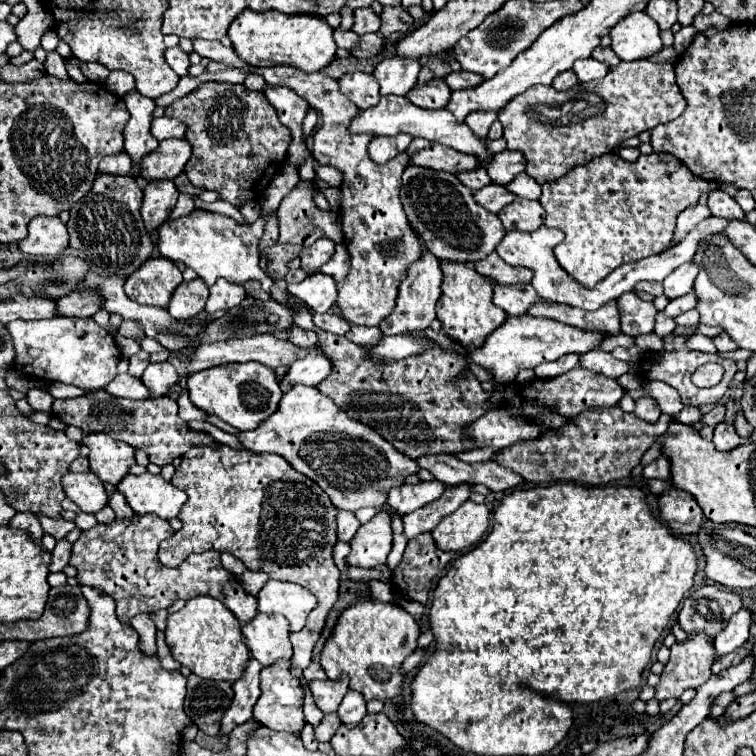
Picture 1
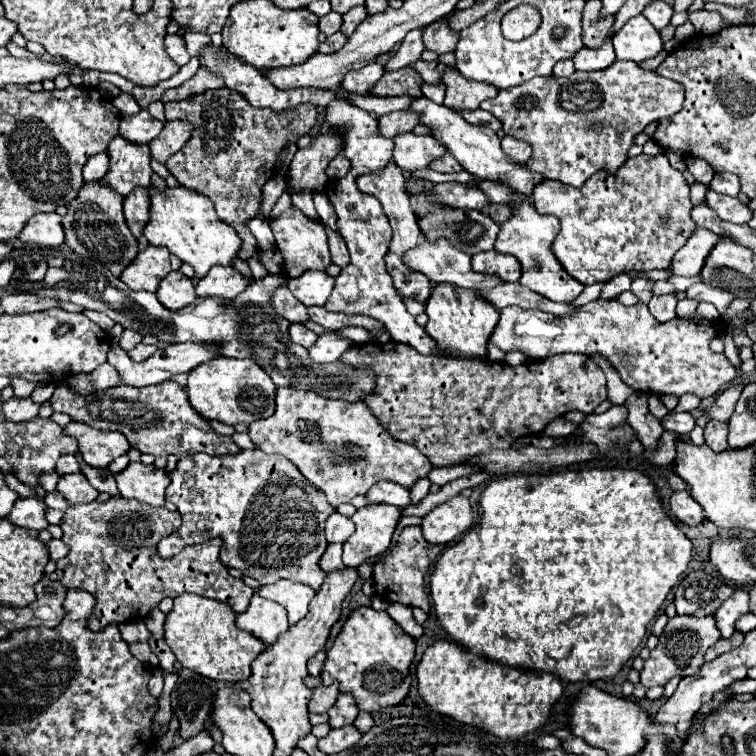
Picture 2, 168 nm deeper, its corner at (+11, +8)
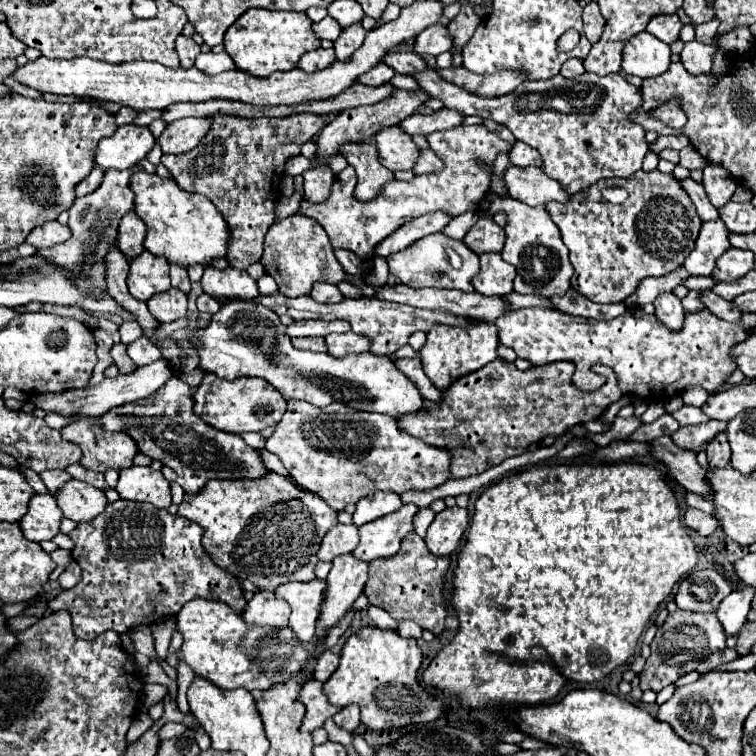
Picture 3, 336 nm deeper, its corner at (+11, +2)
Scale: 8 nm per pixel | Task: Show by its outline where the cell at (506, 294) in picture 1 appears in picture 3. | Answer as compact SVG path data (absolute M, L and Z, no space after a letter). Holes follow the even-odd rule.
M442 232L428 234L420 240L416 240L406 250L390 254L386 258L386 262L388 262L390 274L398 276L402 280L402 284L412 286L412 288L456 288L462 292L472 292L474 288L472 288L470 280L480 270L478 256L462 240L448 238Z

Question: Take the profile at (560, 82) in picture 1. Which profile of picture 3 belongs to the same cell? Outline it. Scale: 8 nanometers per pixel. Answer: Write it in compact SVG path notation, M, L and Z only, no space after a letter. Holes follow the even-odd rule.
M570 58L570 60L566 60L564 66L562 66L562 70L560 70L560 74L562 74L564 78L576 78L576 76L580 76L580 74L584 74L584 72L586 72L586 70L584 70L584 64L582 64L580 58Z

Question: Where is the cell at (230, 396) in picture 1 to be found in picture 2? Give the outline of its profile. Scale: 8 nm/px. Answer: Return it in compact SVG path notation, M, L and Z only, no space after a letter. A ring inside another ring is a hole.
M218 356L208 364L200 364L200 368L188 372L186 392L192 408L196 408L200 416L234 426L238 422L250 424L254 420L272 416L276 384L254 360Z

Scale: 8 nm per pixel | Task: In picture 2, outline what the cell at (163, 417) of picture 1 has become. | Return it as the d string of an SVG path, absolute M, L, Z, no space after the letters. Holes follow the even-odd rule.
M164 382L148 388L132 388L132 386L116 386L108 390L96 390L88 396L78 394L72 388L56 388L50 398L50 406L54 412L64 412L76 422L84 422L92 428L100 430L118 430L122 432L132 448L138 448L144 454L160 456L182 456L194 452L206 452L210 456L234 454L240 448L230 440L230 436L218 436L208 422L190 406L188 394L176 382Z

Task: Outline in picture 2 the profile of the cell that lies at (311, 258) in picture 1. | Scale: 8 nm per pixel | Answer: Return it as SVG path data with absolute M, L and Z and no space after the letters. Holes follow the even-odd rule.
M292 210L292 212L276 218L272 222L272 230L276 236L276 248L280 248L280 252L284 256L284 272L290 278L296 278L306 270L326 270L328 264L332 262L324 228L318 222L306 218L302 212Z

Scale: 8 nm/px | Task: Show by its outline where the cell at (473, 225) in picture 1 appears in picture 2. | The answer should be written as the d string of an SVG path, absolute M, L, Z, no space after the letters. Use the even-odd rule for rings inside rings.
M404 172L406 182L410 184L420 184L424 190L418 194L410 194L412 202L414 202L414 212L418 216L418 226L424 234L426 240L440 240L446 238L448 242L456 244L456 248L460 248L462 252L468 252L470 256L474 256L476 252L482 250L490 250L494 246L496 234L500 230L500 226L484 212L480 210L458 210L458 208L428 208L428 200L432 200L432 192L434 192L434 184L428 178L416 178L410 172Z

